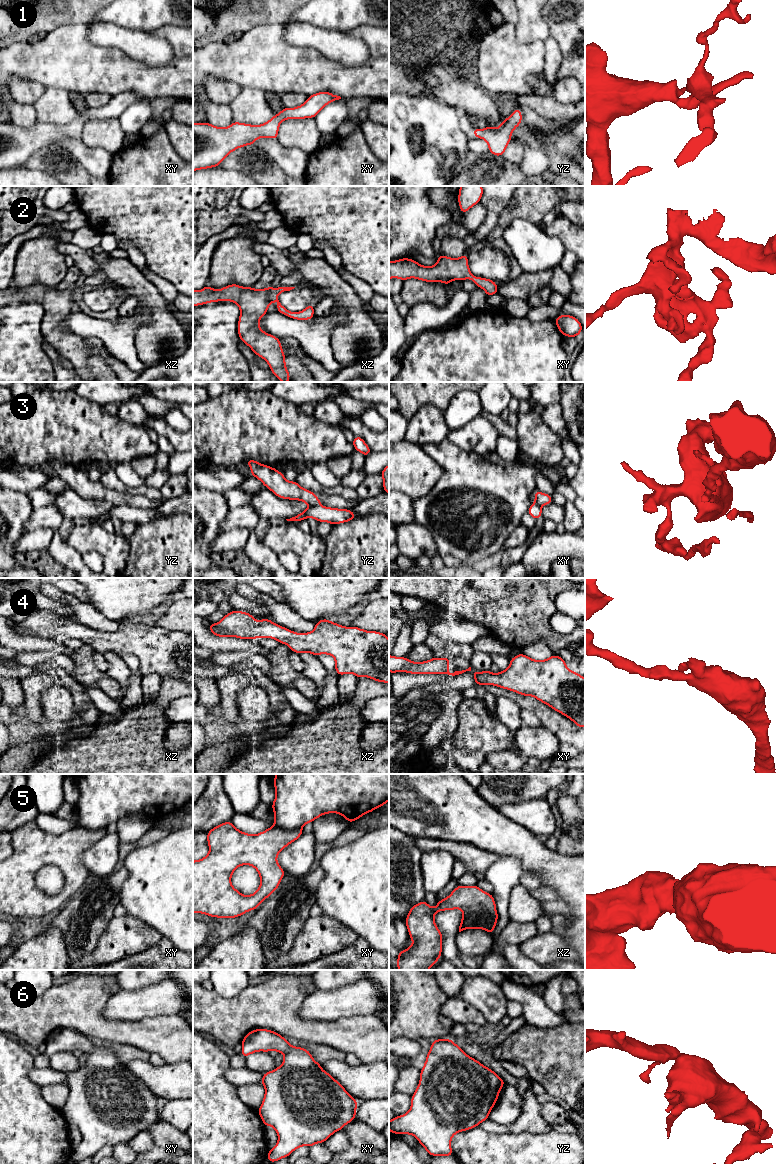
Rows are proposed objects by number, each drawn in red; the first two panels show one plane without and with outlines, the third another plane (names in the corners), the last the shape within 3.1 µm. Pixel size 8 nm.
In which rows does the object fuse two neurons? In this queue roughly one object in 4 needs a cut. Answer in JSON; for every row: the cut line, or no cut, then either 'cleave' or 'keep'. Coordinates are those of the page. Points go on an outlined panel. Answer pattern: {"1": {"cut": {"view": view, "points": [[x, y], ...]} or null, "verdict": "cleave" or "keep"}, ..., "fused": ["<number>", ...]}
{"1": {"cut": null, "verdict": "keep"}, "2": {"cut": null, "verdict": "keep"}, "3": {"cut": {"view": "yz", "points": [[309, 504], [318, 505]]}, "verdict": "cleave"}, "4": {"cut": null, "verdict": "keep"}, "5": {"cut": {"view": "xz", "points": [[485, 914], [482, 927], [489, 932]]}, "verdict": "cleave"}, "6": {"cut": null, "verdict": "keep"}, "fused": ["3", "5"]}

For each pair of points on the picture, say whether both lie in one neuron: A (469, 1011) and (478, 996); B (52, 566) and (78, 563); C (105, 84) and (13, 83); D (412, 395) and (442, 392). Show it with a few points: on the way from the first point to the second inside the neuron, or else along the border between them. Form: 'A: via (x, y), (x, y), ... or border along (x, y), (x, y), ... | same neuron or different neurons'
A: border along (458, 996), (474, 1006), (487, 1022) | different neurons
B: border along (46, 551), (65, 567) | different neurons
C: border along (17, 76), (23, 79), (35, 80), (45, 88) | different neurons
D: via (419, 392), (435, 392) | same neuron

